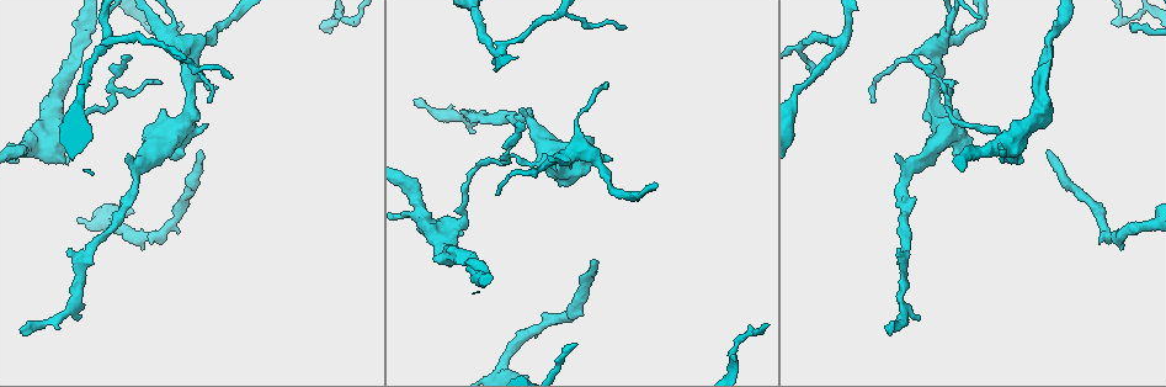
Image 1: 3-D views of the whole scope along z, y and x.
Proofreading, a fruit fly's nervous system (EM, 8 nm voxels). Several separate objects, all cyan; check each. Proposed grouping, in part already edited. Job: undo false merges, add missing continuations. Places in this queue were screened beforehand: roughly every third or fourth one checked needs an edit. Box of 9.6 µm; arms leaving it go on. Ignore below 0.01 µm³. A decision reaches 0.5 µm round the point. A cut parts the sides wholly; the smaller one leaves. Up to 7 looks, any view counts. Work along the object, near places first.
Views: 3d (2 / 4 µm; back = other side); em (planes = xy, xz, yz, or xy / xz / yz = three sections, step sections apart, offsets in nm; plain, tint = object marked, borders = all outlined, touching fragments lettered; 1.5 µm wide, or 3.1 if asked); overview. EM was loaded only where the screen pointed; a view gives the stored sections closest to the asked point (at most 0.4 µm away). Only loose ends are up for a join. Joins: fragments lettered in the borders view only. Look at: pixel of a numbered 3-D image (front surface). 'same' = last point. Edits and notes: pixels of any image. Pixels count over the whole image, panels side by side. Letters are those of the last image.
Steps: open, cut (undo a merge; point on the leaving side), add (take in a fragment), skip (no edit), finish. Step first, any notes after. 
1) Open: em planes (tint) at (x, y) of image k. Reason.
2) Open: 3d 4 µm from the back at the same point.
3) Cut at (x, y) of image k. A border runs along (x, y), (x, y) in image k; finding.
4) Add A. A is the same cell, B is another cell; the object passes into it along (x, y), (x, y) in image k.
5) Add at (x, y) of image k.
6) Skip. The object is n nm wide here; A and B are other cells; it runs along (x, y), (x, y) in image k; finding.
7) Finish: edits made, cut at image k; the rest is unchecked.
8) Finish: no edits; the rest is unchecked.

Open: em xy step 8 (tint) at (417, 100) of image 1. Branch stops here.

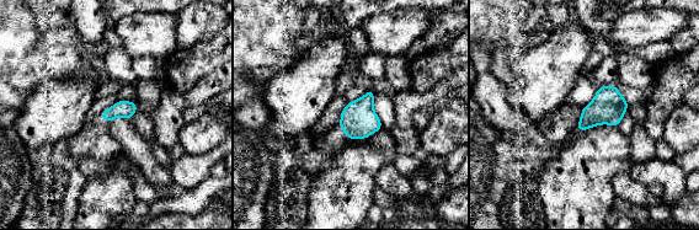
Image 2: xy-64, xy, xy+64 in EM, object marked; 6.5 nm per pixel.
Open: em planes (borders) at the same point.

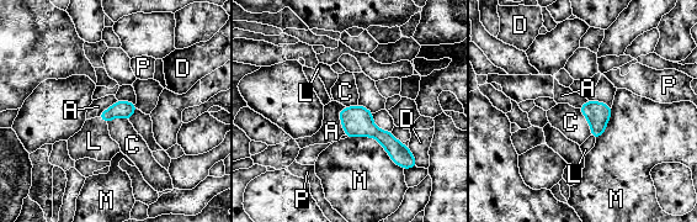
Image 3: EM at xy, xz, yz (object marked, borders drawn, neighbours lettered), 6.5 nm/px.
Add L. L is the same cell, A, C, D, M and P are other cells; it goes on there.

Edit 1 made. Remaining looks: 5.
Open: overview.

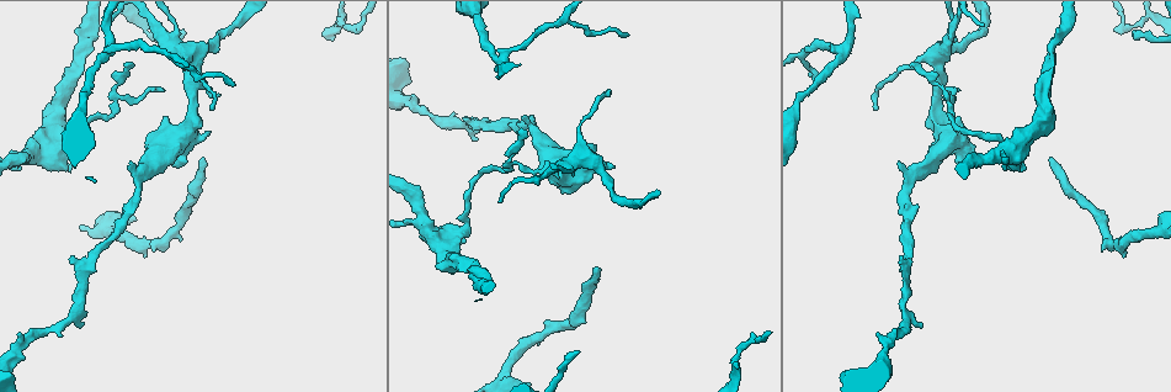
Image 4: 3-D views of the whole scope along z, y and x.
Open: em planes (borders) at (176, 168) of image 4. Thick end.

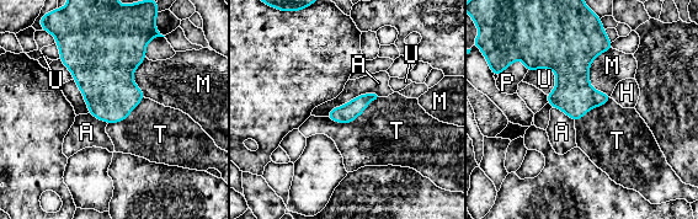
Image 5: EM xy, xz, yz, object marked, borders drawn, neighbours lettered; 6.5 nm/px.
Skip. The longest contact is with A, 360 nm; A, H, M, P, T and U are other cells; a border runs along (377, 96), (351, 122), (326, 117) in image 5; none of them fits.

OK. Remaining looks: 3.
Finish: edits made, add at image 3; the rest is unchecked.

